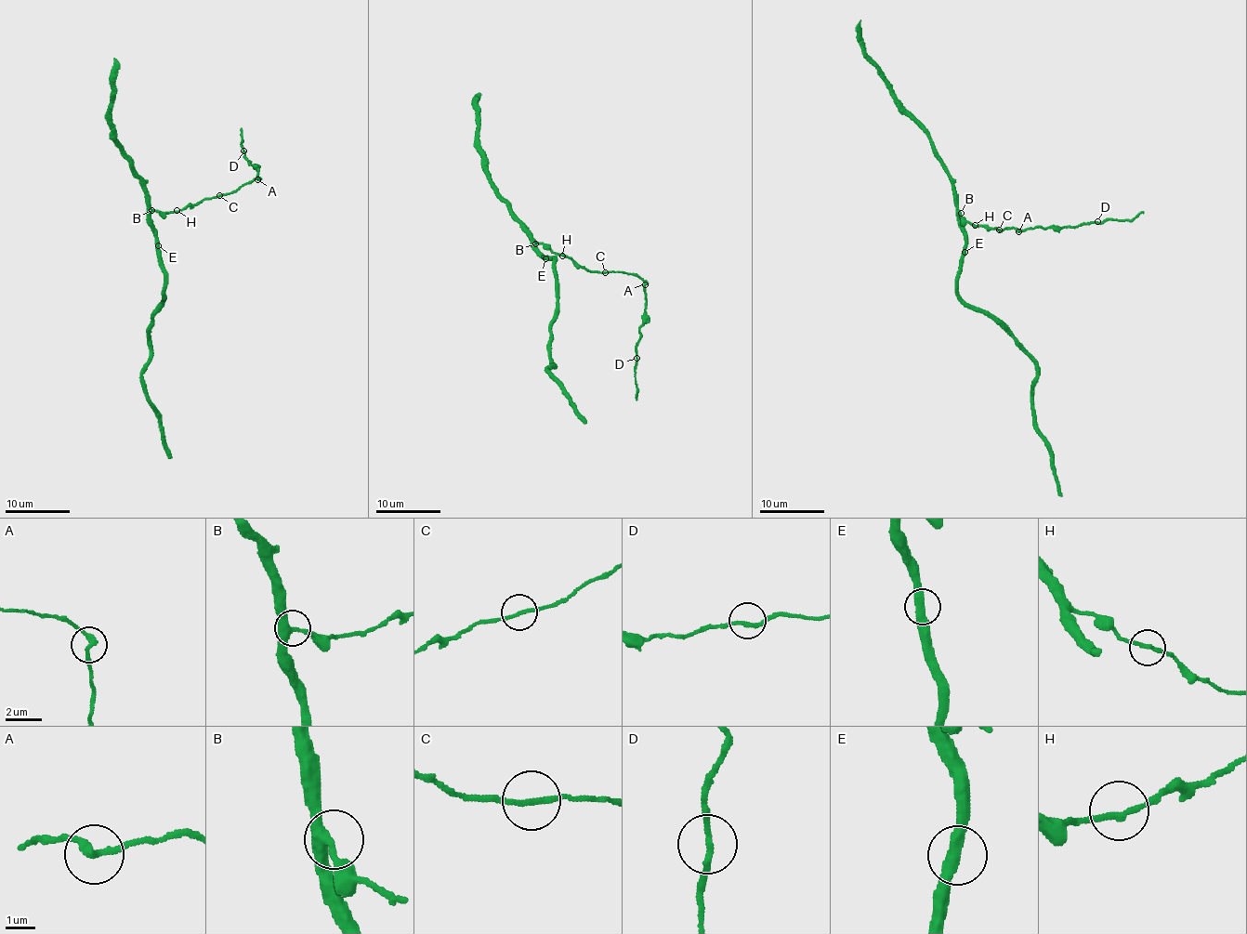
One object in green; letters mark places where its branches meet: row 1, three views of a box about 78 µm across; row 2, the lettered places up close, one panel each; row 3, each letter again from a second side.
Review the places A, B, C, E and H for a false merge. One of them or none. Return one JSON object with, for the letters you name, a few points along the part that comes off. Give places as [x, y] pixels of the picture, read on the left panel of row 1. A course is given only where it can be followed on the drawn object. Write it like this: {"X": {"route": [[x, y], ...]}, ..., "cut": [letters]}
{"A": {"route": [[258, 180], [258, 168], [250, 164], [242, 146], [242, 128]]}, "cut": ["A"]}

